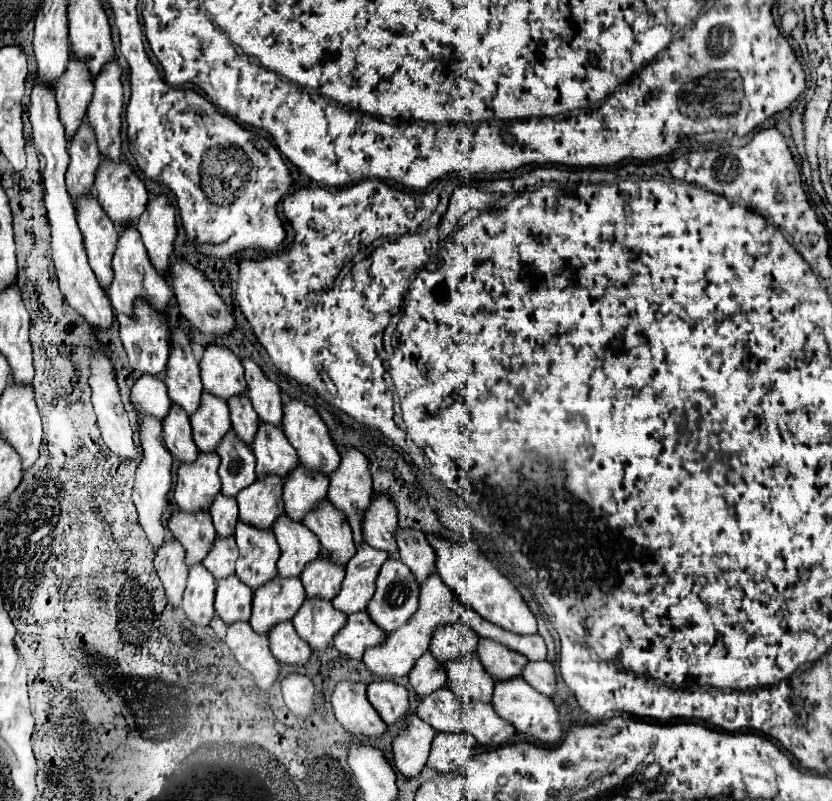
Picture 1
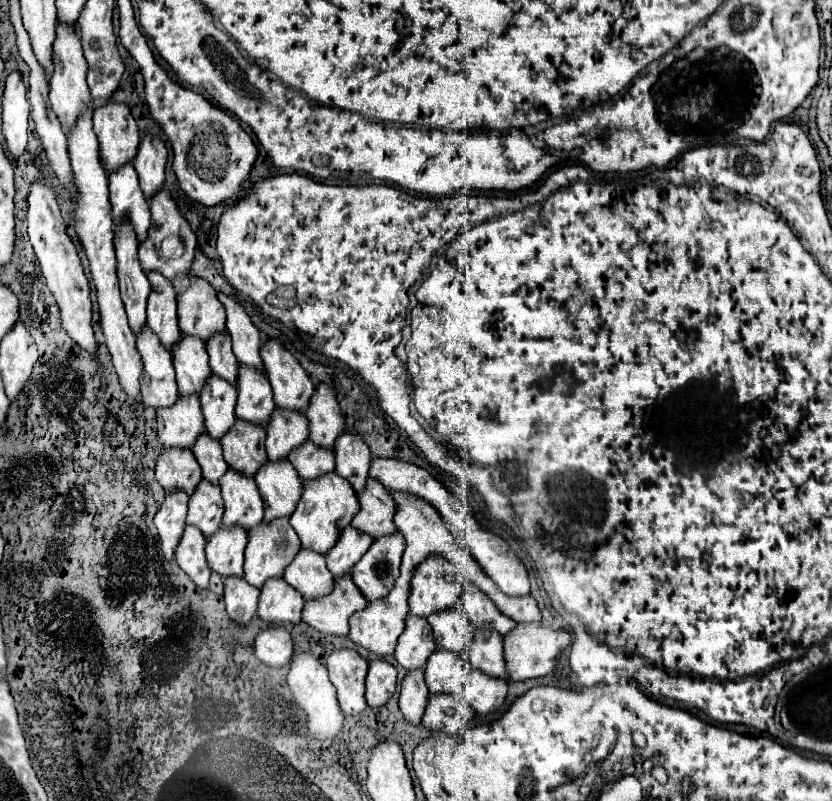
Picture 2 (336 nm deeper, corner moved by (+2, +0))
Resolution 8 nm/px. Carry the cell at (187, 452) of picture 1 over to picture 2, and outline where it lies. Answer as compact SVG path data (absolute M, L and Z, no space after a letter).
M146 328L136 336L136 348L144 360L144 384L142 402L146 408L168 408L178 400L176 372L172 364L172 354L162 348L160 340Z

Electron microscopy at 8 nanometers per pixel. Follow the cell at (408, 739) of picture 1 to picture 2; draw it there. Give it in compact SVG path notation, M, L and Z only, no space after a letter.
M408 672L400 690L400 712L404 720L408 720L412 726L418 726L422 722L428 698L430 692L424 684L424 672Z

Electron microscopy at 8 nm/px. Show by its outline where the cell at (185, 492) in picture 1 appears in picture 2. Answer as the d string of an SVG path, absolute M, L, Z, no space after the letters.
M182 396L178 398L178 404L172 408L156 410L158 416L158 442L162 448L194 448L196 440L204 434L204 416L200 410L200 400L196 396L190 396L184 400Z

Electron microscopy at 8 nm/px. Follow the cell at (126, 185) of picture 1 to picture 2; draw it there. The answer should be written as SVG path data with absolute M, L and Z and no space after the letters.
M106 102L98 106L94 110L94 132L100 144L100 162L108 174L136 158L140 134L126 104Z

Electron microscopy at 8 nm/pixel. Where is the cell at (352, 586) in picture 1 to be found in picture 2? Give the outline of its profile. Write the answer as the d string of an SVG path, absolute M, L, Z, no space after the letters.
M356 528L342 530L336 548L332 548L332 552L328 552L326 556L328 570L332 572L334 580L338 580L340 576L350 576L354 564L364 556L364 552L370 548L372 542L374 540L368 534Z

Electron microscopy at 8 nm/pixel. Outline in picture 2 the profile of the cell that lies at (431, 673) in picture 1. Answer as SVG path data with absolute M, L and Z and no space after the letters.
M408 614L406 630L400 636L394 658L410 672L424 668L432 652L436 652L436 644L432 640L430 624L426 620L416 620L416 616Z

